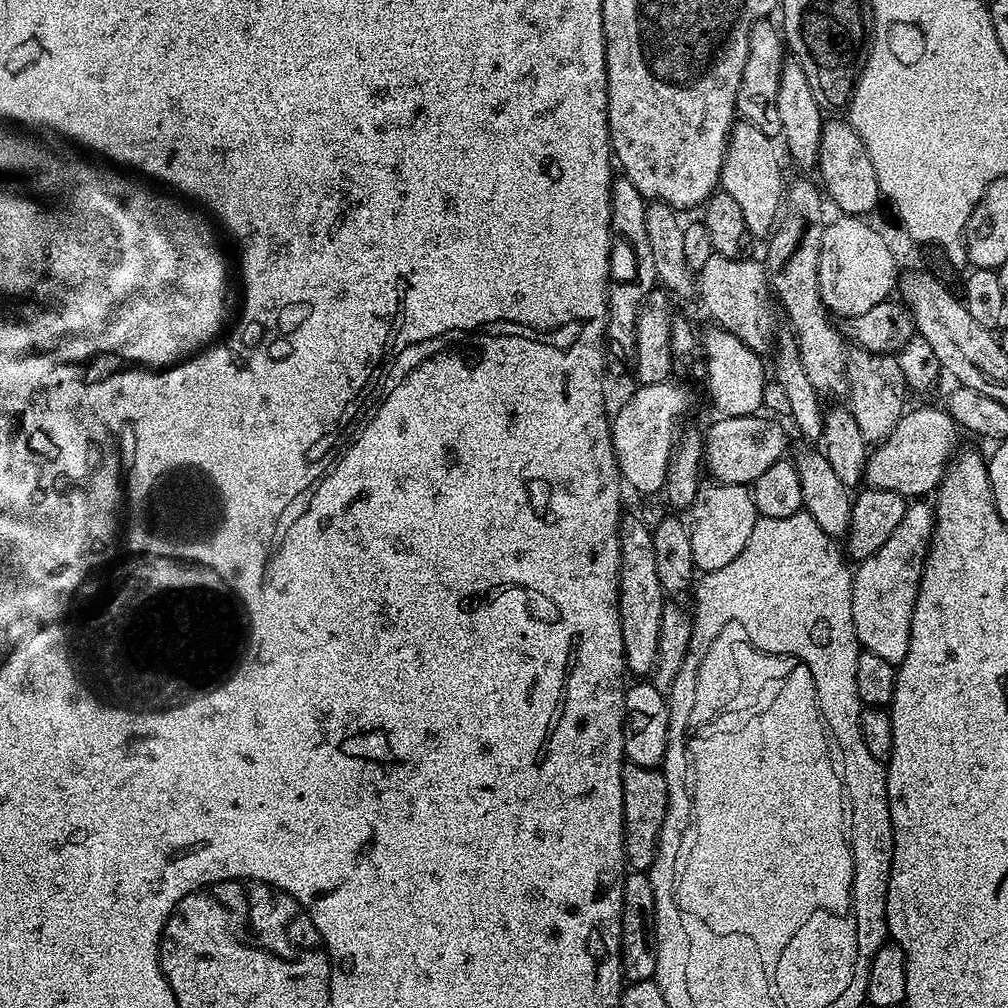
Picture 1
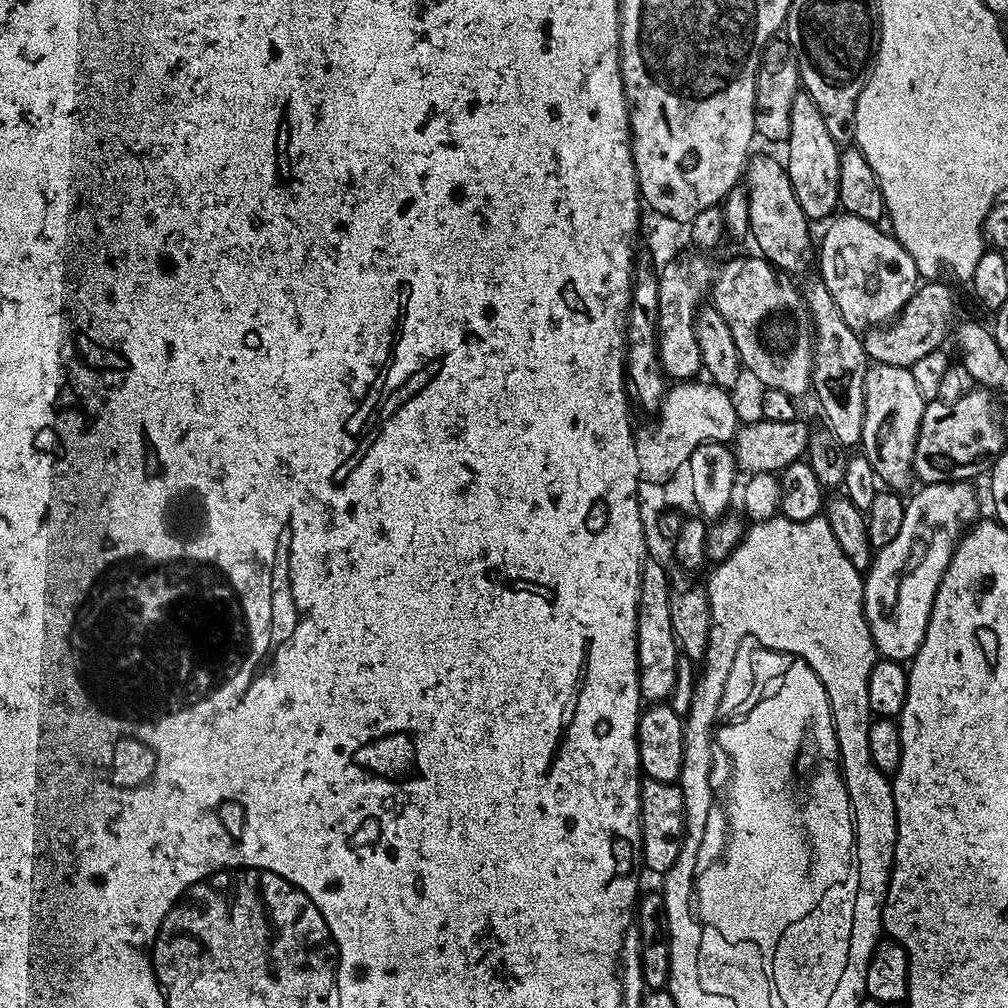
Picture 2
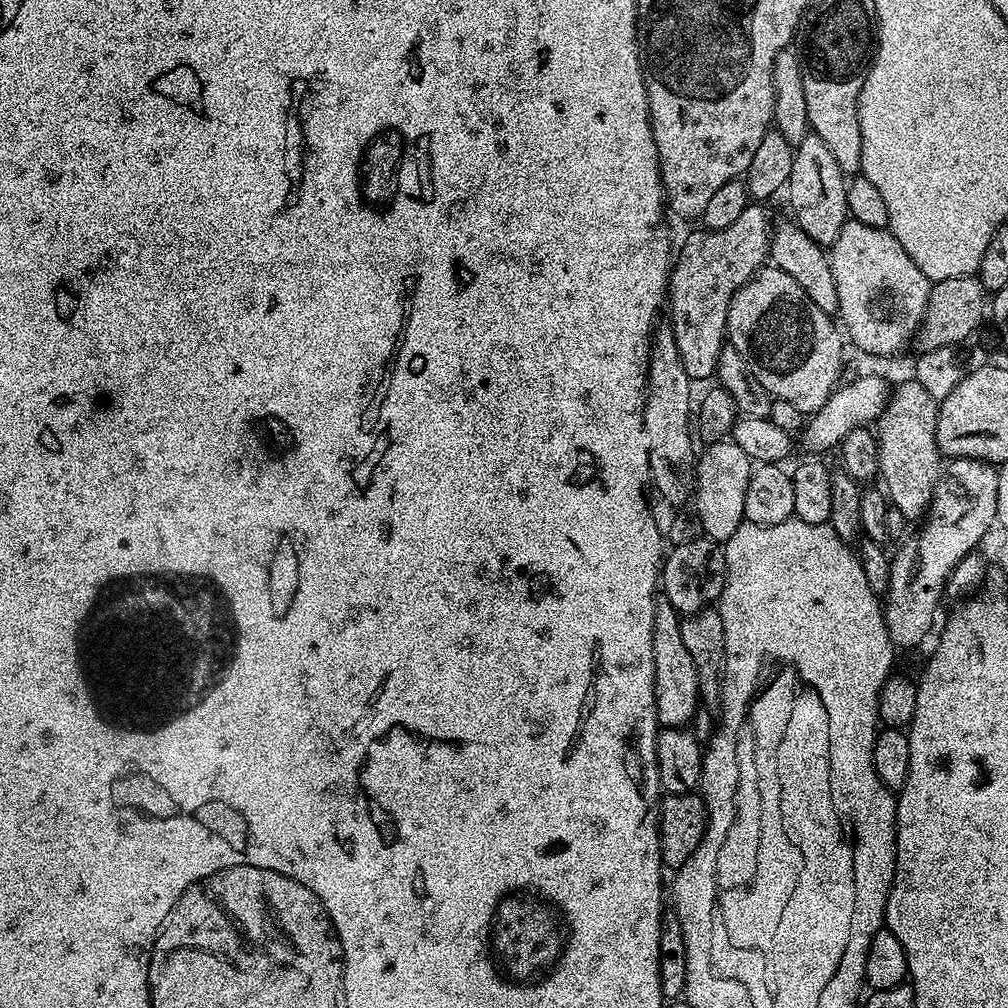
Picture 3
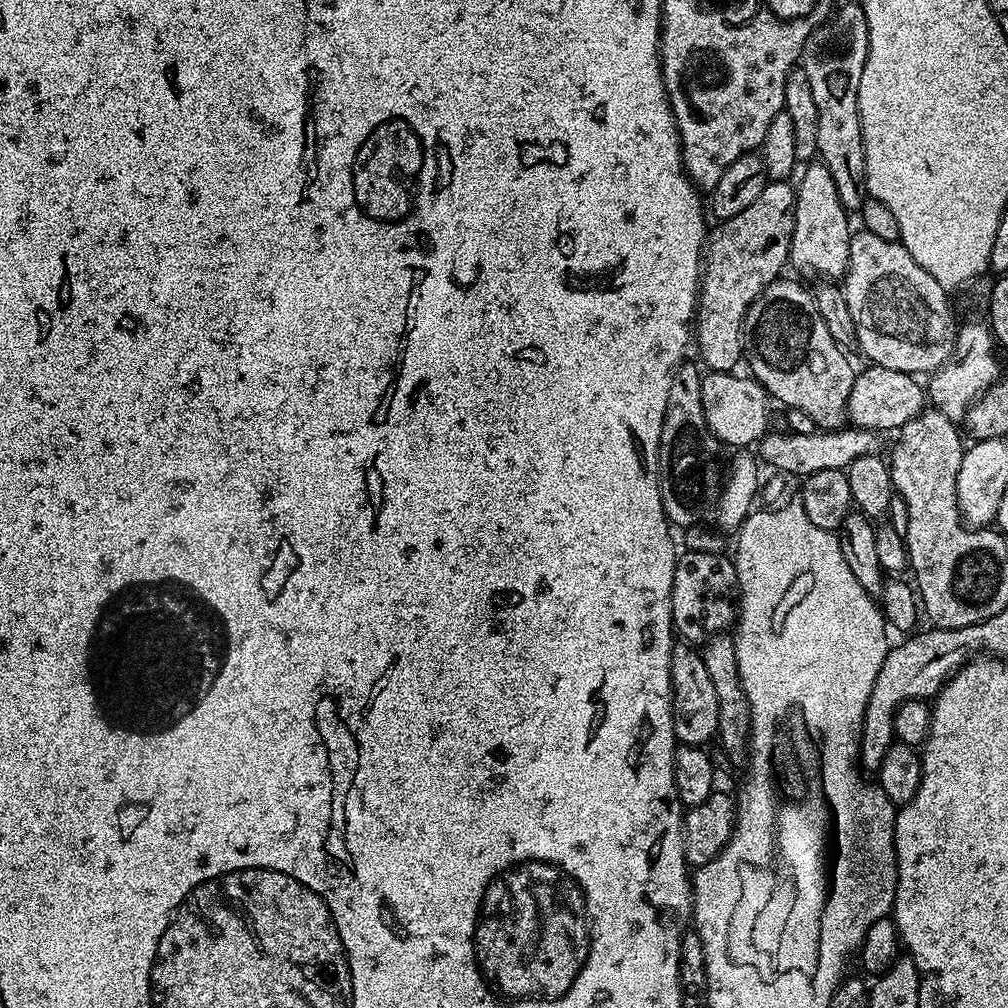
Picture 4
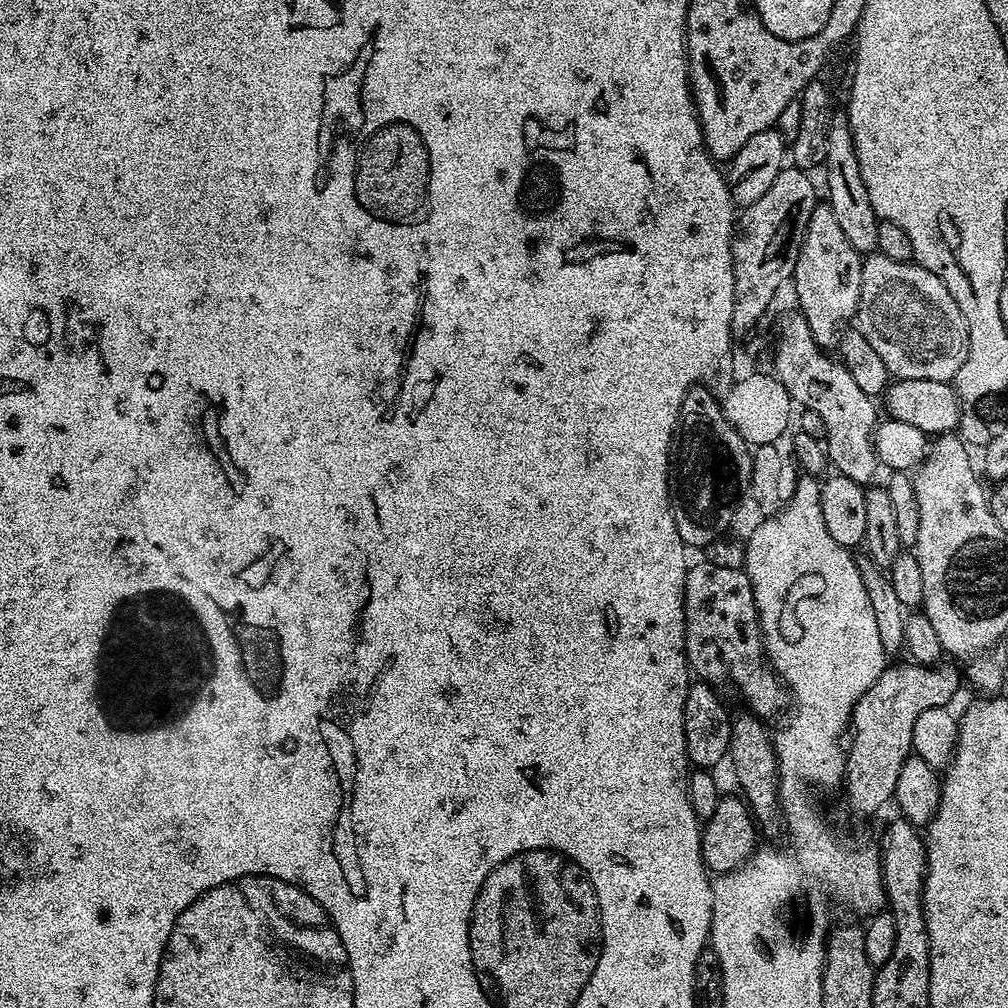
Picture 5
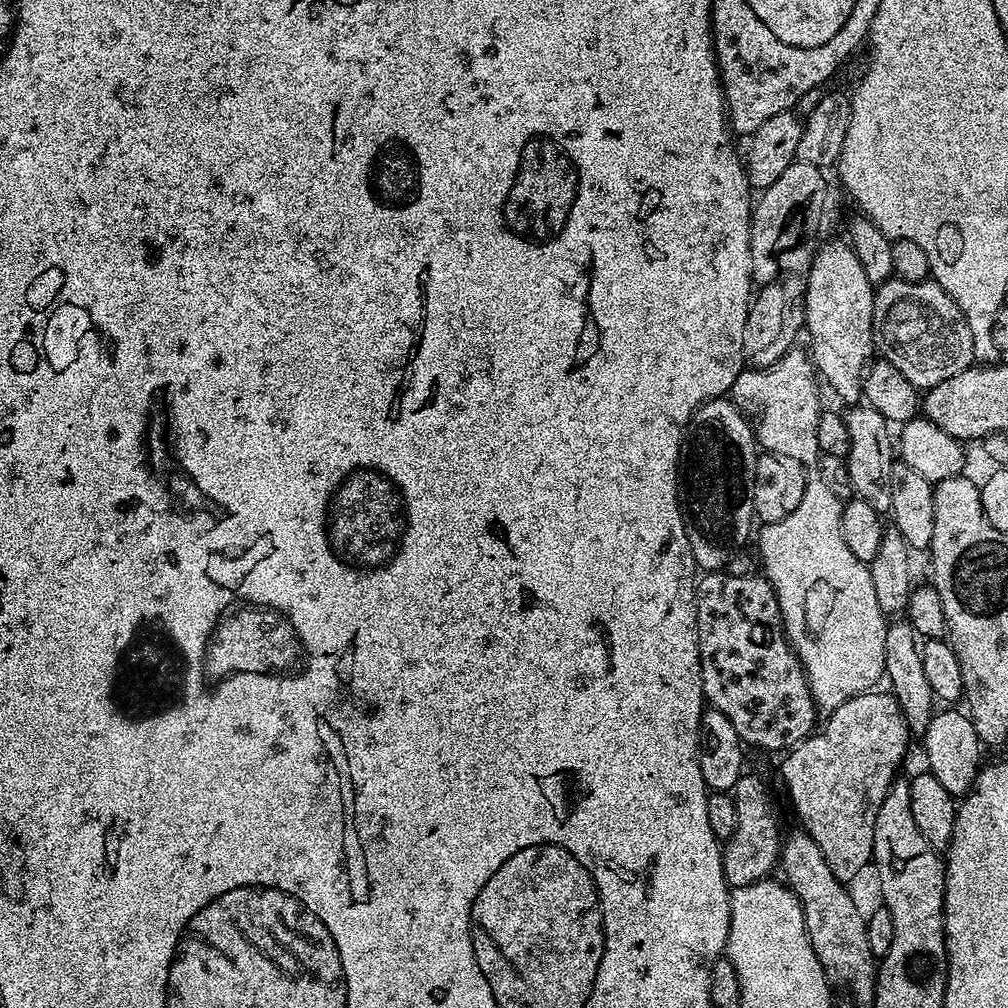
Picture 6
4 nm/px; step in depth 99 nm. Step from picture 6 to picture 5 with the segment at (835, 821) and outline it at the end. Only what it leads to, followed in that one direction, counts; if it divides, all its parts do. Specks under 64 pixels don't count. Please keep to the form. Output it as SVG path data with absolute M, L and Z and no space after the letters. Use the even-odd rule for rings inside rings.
M907 662L885 666L878 682L862 694L854 706L850 721L850 740L846 748L846 789L848 804L856 812L868 816L894 797L902 762L913 755L911 738L914 722L930 707L947 708L962 684L962 672L955 663L937 662L931 666Z

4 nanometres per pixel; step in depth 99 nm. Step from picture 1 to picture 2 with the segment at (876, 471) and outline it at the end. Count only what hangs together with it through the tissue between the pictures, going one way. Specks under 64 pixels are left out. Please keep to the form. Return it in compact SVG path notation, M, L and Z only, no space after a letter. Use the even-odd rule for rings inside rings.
M979 386L957 400L937 398L925 403L920 433L912 459L912 471L921 485L947 480L971 481L979 472L987 473L1006 450L1004 428L996 417L993 393Z

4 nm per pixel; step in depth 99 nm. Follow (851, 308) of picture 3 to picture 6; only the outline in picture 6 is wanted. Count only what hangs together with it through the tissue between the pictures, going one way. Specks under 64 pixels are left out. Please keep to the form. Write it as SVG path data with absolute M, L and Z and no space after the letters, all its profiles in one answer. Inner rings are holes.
M893 278L875 289L872 342L875 351L889 360L918 390L927 390L973 367L976 344L970 326L950 294L931 279L906 282Z

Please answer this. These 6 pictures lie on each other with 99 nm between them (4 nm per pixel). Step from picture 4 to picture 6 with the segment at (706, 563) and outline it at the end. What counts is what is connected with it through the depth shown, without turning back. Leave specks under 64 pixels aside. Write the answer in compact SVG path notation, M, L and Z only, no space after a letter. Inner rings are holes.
M726 570L704 572L696 581L696 625L698 626L698 654L700 655L700 669L702 670L704 699L711 707L722 710L722 714L726 714L726 718L730 718L730 726L734 726L734 730L738 730L740 739L745 745L751 746L753 744L754 747L761 748L764 752L781 751L780 753L783 753L785 750L795 748L800 741L812 735L818 724L818 719L816 720L818 709L808 685L808 675L804 673L804 667L800 665L799 658L792 651L792 645L788 643L788 638L784 635L784 625L780 622L780 607L778 606L776 591L770 586L770 582L763 574L732 577Z

